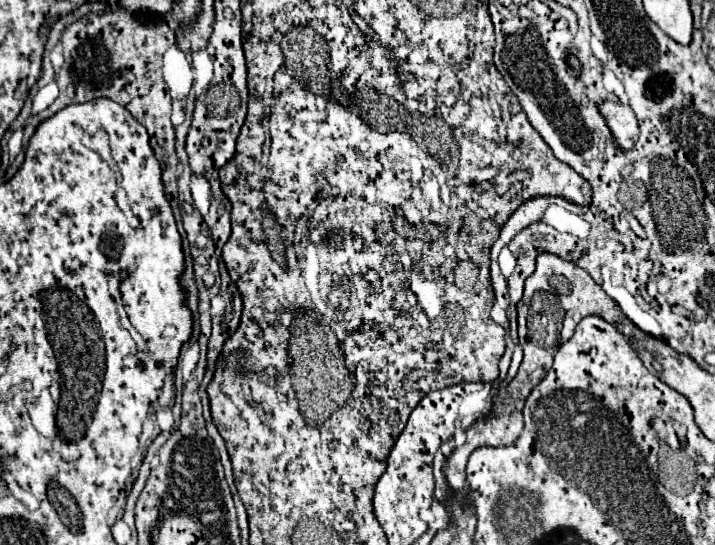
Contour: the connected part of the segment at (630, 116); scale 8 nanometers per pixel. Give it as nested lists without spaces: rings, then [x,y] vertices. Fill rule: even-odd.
[[[604,100],[604,102],[598,104],[598,112],[606,118],[606,124],[608,124],[610,132],[612,132],[614,144],[622,152],[632,150],[632,144],[636,142],[636,136],[640,132],[634,110],[630,106],[626,106],[626,104]]]

